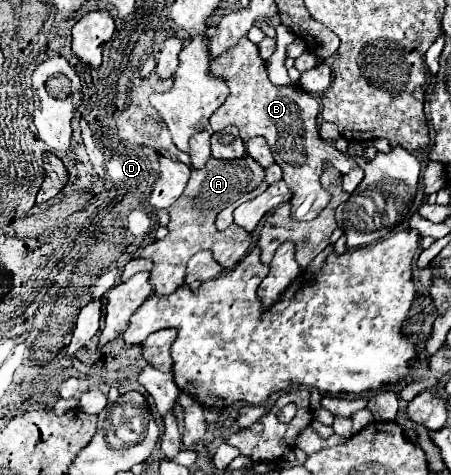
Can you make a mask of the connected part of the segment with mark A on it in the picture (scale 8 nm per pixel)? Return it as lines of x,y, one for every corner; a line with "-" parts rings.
248,156
232,160
232,162
220,162
216,158
210,158
202,170
192,170
192,176
184,188
184,194
168,208
168,214
170,214
168,234
162,240
148,244
140,252
144,254
144,258
150,258
153,262
150,282
158,296
172,294
184,284
186,262
198,250
210,250
214,260
224,270
230,270
232,266
238,264
238,260
242,260
248,254
254,242
252,236
230,236
228,232
220,232
214,220
220,210
230,206
244,192
254,190
262,180
264,180
264,168
260,168

